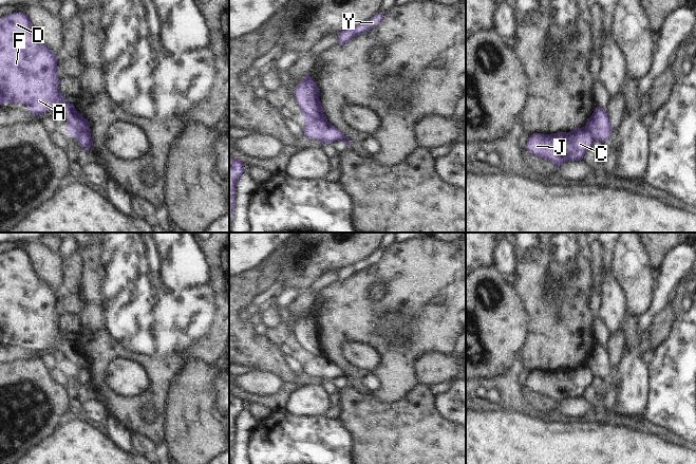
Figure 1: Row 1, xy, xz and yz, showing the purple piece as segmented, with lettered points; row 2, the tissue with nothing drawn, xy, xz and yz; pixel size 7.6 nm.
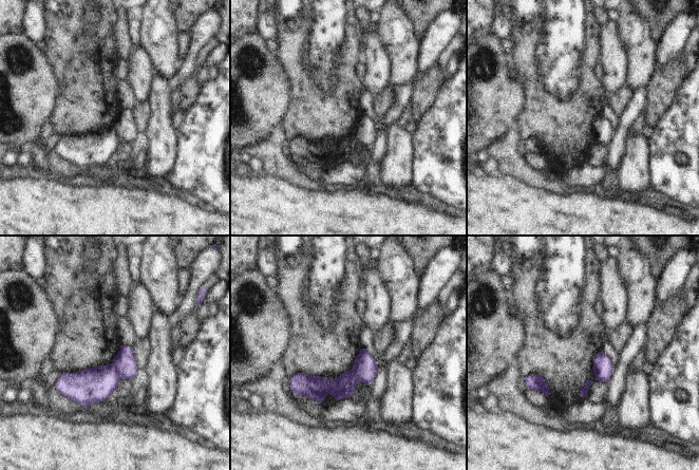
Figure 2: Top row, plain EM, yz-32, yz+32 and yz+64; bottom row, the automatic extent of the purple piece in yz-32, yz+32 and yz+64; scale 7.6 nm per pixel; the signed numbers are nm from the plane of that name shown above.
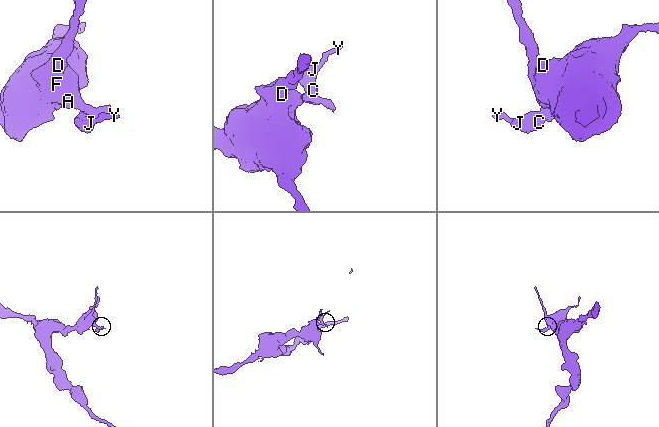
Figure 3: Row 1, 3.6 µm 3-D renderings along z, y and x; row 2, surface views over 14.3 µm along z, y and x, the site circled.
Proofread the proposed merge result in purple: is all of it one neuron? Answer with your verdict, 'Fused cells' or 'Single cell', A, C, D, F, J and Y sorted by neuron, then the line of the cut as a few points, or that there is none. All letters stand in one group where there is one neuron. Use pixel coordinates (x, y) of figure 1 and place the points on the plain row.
Fused cells. Groups: A D F / C J Y. Split along xz (304, 355), (324, 356).

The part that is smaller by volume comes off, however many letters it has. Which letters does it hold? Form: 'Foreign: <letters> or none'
Foreign: C, J, Y.

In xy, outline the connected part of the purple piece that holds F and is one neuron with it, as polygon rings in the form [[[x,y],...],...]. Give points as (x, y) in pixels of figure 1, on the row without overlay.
[[[13,249],[0,255],[0,341],[23,340],[27,349],[37,353],[52,346],[67,356],[69,371],[91,369],[88,356],[59,328],[57,299],[57,293],[36,275],[25,250]]]

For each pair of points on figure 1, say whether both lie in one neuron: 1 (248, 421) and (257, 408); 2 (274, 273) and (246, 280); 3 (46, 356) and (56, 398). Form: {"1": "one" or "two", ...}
{"1": "two", "2": "one", "3": "two"}

